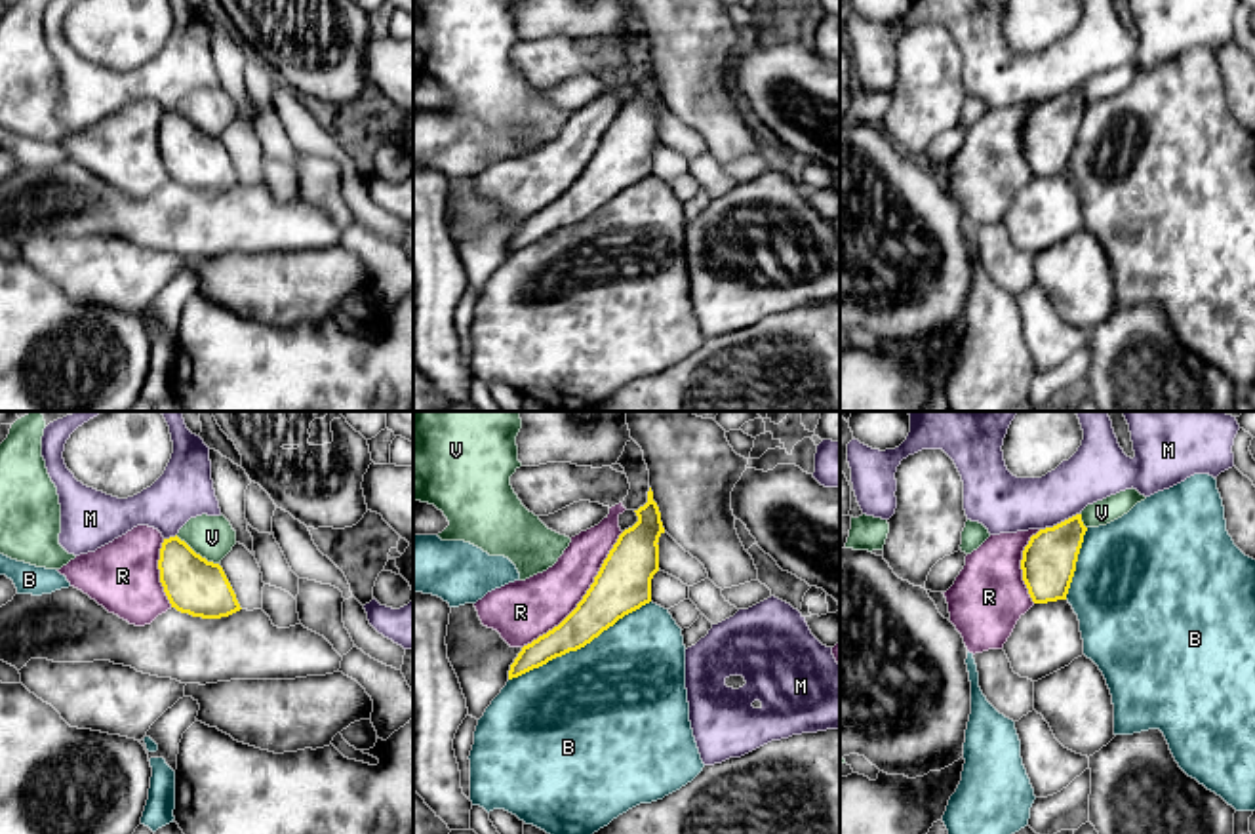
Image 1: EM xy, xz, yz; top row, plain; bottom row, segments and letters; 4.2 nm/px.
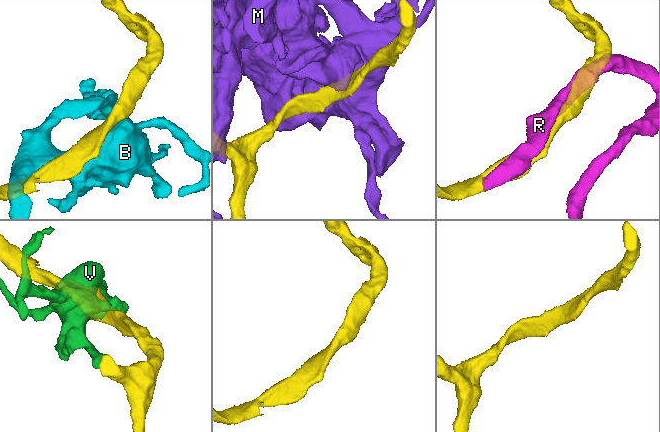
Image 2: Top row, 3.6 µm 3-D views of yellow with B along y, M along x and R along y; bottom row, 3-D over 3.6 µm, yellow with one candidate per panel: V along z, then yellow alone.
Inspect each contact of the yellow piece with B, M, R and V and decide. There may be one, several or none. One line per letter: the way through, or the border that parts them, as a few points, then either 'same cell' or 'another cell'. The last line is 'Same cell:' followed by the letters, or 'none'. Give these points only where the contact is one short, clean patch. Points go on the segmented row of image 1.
B: another cell
M: another cell
R: same cell
V: another cell
Same cell: R

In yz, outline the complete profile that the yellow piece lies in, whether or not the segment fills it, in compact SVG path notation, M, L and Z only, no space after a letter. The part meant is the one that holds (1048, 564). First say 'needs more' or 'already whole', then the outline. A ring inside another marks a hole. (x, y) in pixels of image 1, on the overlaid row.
needs more | M1076 514L1046 529L990 535L966 556L964 569L943 594L950 623L962 634L969 653L1002 649L1017 621L1034 604L1066 600L1086 531L1082 514Z

